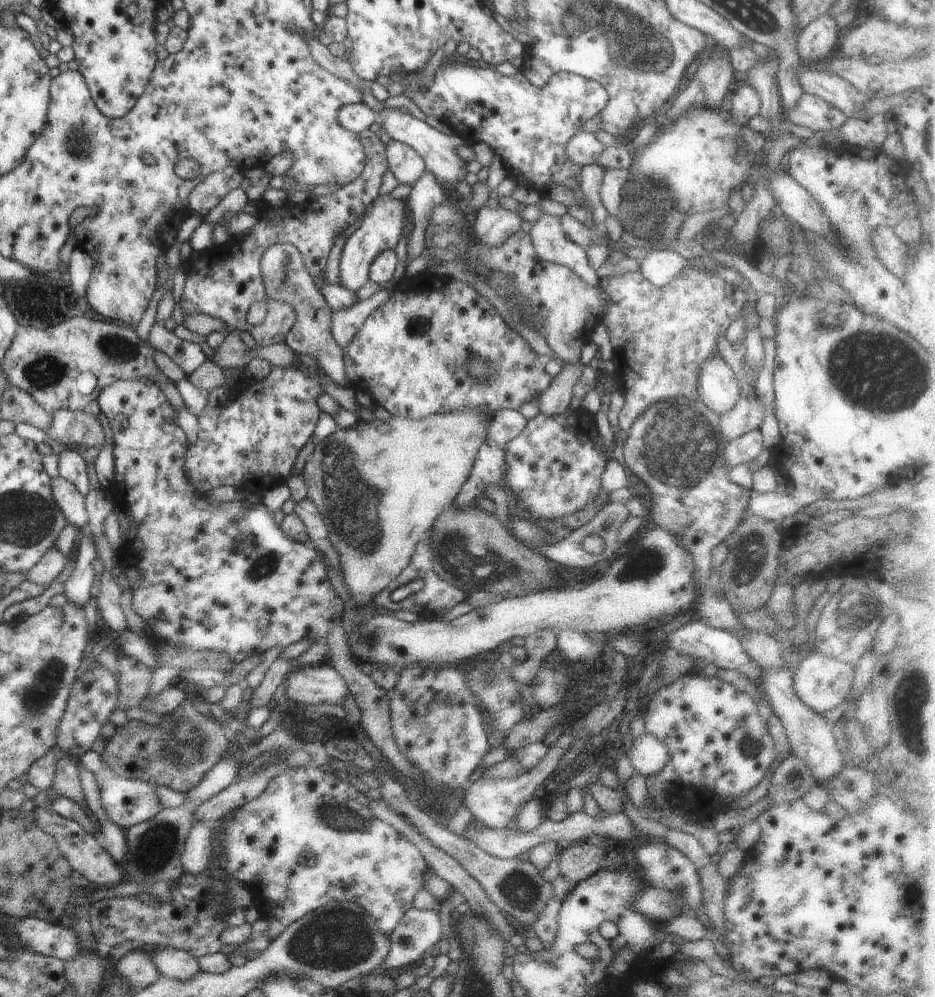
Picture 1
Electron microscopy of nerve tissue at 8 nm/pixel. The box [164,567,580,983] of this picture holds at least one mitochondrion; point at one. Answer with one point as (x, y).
(339, 939)

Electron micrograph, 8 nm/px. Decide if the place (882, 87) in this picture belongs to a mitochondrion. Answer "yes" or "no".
no

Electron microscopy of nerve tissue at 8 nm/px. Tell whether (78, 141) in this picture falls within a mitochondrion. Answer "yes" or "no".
yes

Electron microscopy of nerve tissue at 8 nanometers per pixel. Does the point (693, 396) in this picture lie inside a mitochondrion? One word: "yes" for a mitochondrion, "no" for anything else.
yes

